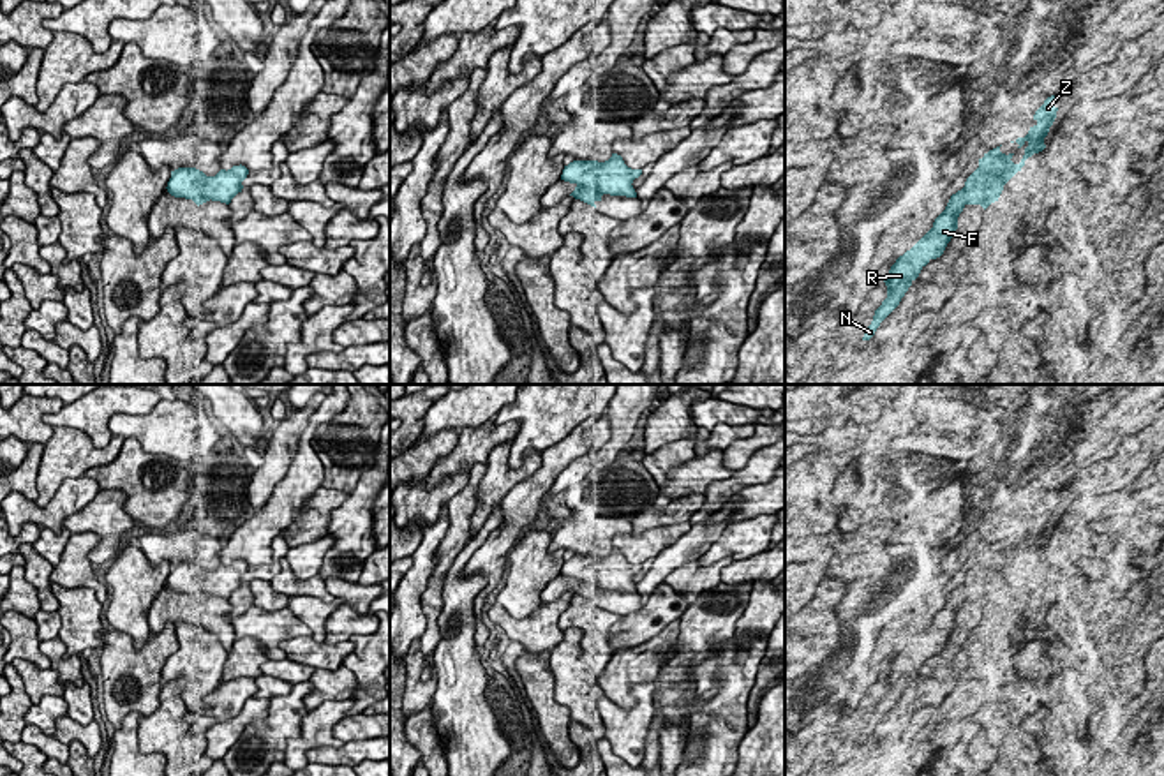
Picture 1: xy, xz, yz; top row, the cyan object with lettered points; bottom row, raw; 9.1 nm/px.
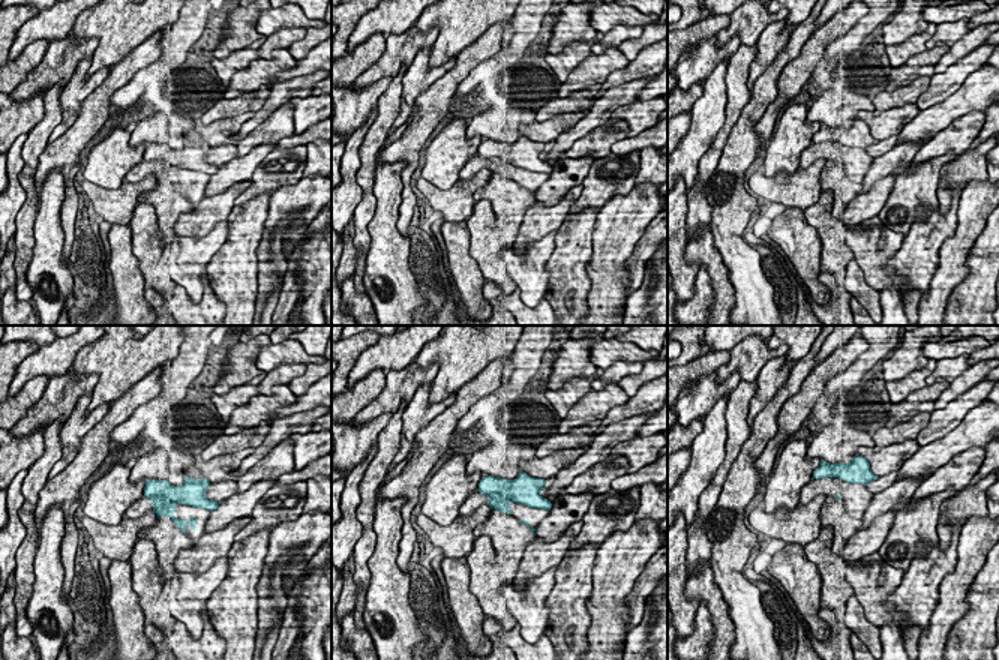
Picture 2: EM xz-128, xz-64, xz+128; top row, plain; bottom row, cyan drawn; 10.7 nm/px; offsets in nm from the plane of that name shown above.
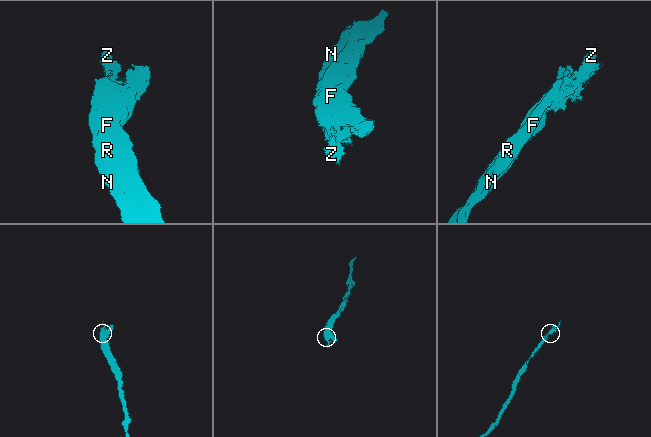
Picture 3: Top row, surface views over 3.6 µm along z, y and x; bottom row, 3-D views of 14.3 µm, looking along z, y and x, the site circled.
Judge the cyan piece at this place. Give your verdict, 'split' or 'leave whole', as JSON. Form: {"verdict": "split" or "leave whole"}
{"verdict": "leave whole"}

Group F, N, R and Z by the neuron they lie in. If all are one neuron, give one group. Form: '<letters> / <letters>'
F N R Z

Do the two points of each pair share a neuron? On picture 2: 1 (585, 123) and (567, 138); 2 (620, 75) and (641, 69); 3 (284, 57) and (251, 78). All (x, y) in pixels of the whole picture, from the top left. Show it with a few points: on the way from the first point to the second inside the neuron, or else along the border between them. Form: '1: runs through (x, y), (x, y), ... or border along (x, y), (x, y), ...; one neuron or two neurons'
1: runs through (581, 128), (572, 135); one neuron
2: runs through (624, 75), (636, 69); one neuron
3: runs through (276, 63), (258, 72); one neuron

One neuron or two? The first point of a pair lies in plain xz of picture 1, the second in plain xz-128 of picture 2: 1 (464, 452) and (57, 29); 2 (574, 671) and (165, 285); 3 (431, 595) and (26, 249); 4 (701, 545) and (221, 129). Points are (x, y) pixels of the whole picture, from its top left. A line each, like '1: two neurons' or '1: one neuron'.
1: two neurons
2: one neuron
3: one neuron
4: two neurons

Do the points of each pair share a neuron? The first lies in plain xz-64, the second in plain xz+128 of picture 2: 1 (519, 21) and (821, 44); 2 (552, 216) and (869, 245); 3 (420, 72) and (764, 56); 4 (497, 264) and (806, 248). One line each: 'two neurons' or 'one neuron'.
1: two neurons
2: one neuron
3: one neuron
4: two neurons

